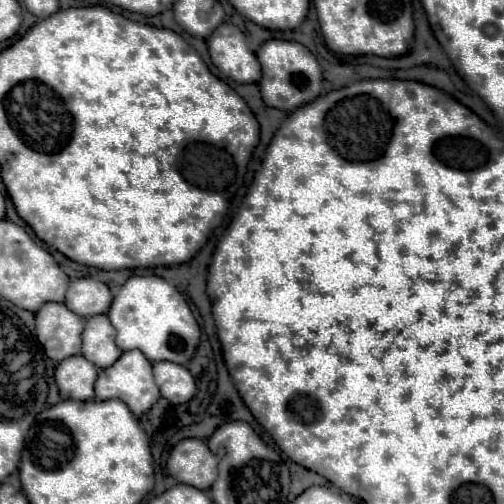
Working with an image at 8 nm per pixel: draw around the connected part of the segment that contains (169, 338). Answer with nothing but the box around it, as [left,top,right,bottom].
[107,275,201,365]

